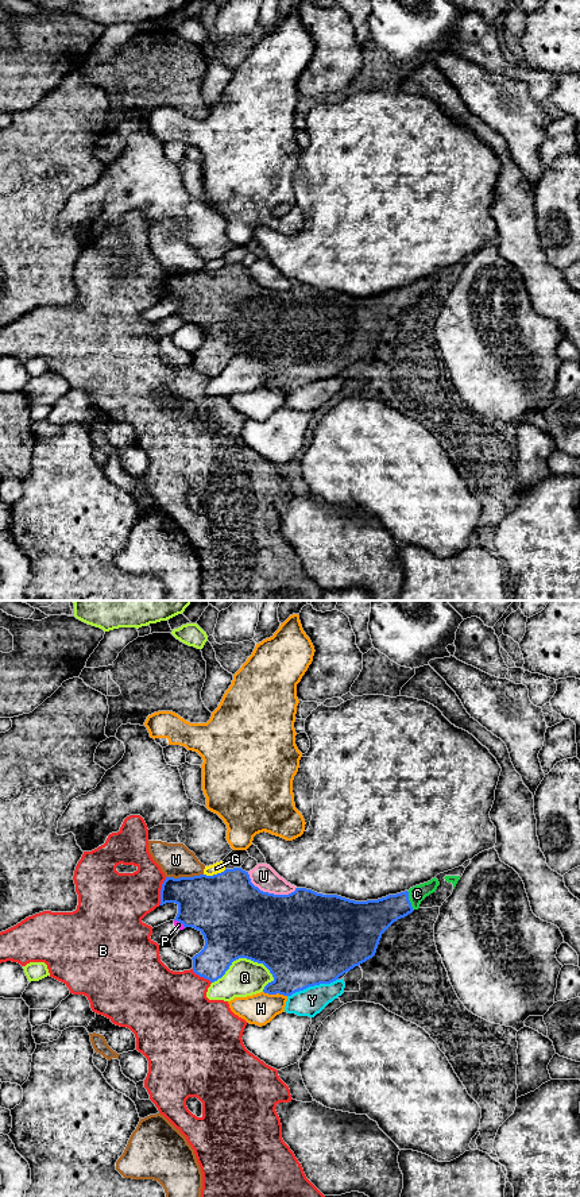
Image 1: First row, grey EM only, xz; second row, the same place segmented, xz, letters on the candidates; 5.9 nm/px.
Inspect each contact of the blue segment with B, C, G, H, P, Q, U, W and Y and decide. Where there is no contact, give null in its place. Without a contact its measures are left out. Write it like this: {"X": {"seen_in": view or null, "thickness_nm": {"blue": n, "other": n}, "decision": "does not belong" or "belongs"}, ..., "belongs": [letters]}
{"B": {"seen_in": "xz", "thickness_nm": {"blue": 300, "other": 340}, "decision": "does not belong"}, "C": {"seen_in": "xz", "thickness_nm": {"blue": 220, "other": 100}, "decision": "belongs"}, "G": {"seen_in": "xz", "thickness_nm": {"blue": 440, "other": 70}, "decision": "does not belong"}, "H": {"seen_in": "xz", "thickness_nm": {"blue": 360, "other": 190}, "decision": "does not belong"}, "P": {"seen_in": "xz", "thickness_nm": {"blue": 360, "other": 40}, "decision": "does not belong"}, "Q": {"seen_in": "xz", "thickness_nm": {"blue": 440, "other": 220}, "decision": "does not belong"}, "U": {"seen_in": "xz", "thickness_nm": {"blue": 440, "other": 150}, "decision": "does not belong"}, "W": {"seen_in": "xz", "thickness_nm": {"blue": 360, "other": 200}, "decision": "does not belong"}, "Y": {"seen_in": "xz", "thickness_nm": {"blue": 500, "other": 160}, "decision": "does not belong"}, "belongs": ["C"]}

